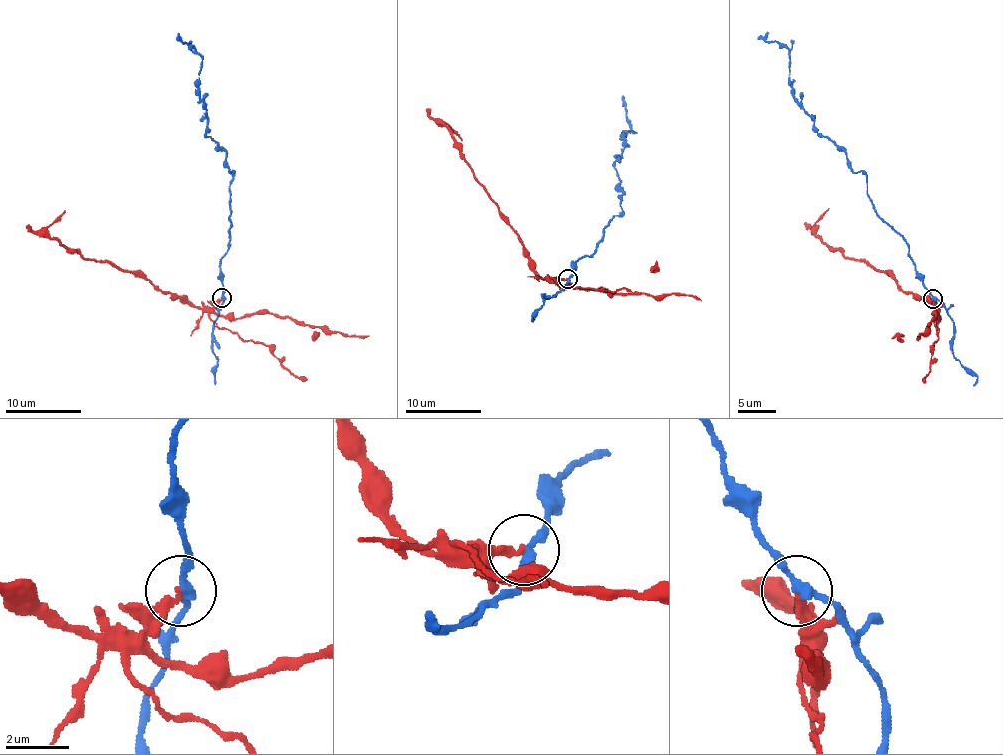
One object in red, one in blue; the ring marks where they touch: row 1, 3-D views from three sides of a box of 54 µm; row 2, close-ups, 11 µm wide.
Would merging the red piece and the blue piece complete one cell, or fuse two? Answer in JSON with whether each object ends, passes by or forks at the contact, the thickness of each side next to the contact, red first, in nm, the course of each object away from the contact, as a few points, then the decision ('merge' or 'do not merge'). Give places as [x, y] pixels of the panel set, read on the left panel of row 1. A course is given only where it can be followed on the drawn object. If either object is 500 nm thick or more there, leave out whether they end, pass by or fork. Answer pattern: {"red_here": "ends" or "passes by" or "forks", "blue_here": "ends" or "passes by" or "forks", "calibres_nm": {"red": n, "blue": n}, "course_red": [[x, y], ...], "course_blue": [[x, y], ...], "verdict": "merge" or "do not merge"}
{"red_here": "ends", "blue_here": "passes by", "calibres_nm": {"red": 240, "blue": 260}, "course_red": [[221, 298], [210, 308], [199, 309], [141, 276], [86, 259], [48, 231], [65, 210]], "course_blue": [[221, 298], [221, 264], [229, 240], [232, 172], [226, 153], [207, 137], [200, 97], [201, 56], [176, 41]], "verdict": "do not merge"}

